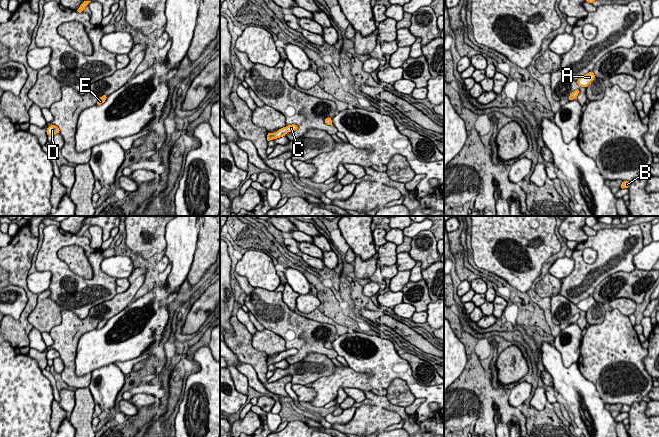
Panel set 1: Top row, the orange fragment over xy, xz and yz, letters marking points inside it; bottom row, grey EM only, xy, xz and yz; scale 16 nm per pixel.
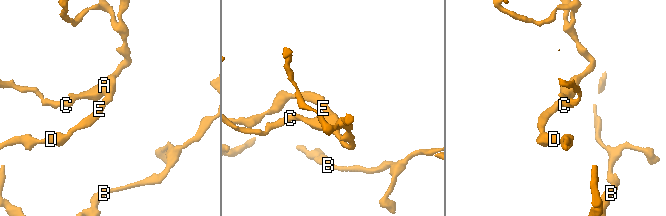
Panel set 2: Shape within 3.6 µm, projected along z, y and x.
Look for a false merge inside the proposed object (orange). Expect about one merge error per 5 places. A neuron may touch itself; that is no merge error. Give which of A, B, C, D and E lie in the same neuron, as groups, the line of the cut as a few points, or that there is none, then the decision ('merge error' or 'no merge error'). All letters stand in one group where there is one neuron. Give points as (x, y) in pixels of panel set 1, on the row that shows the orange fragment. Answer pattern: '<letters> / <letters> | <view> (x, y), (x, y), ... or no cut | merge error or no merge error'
A B C D E | no cut | no merge error

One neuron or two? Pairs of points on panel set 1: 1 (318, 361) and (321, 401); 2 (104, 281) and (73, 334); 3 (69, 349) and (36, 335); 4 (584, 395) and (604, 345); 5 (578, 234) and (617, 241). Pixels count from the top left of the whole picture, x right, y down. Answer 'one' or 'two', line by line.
1: two
2: two
3: two
4: two
5: two

